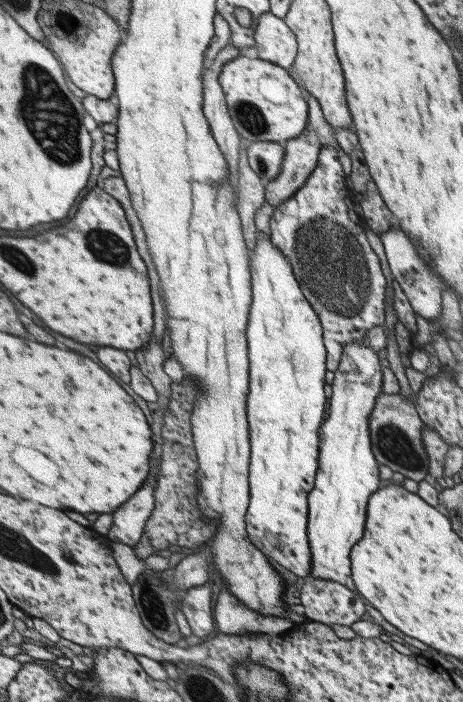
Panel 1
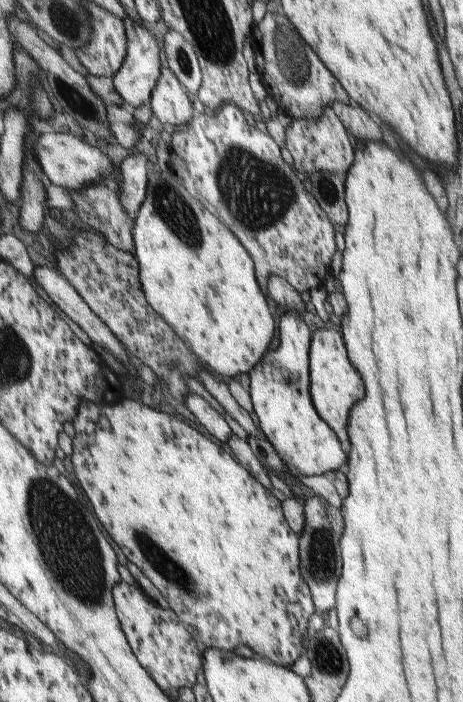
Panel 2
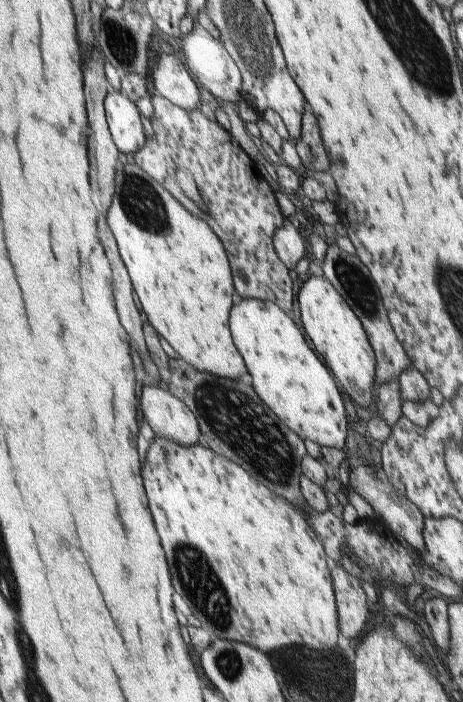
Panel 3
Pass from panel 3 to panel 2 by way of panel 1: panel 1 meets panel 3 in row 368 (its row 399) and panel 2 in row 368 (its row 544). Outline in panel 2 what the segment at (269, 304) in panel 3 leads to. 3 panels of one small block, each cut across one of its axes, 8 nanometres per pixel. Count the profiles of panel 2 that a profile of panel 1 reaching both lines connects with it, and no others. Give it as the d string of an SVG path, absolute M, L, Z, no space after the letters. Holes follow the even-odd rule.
M295 309L287 310L280 318L280 344L276 350L267 352L262 362L250 372L249 394L260 428L287 466L297 474L326 476L329 471L336 473L347 462L347 454L341 448L338 434L326 420L323 420L315 408L311 390L309 390L309 352L311 352L312 340L309 324L303 320L302 313Z

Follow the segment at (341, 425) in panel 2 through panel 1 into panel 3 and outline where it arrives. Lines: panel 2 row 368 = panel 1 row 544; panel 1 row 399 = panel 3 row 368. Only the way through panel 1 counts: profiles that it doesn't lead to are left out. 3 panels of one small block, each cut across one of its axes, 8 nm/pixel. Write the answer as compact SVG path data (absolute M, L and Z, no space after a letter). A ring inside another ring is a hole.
M324 275L311 277L303 284L298 302L303 327L311 336L316 352L327 362L350 398L360 407L369 406L373 402L376 361L358 314Z

